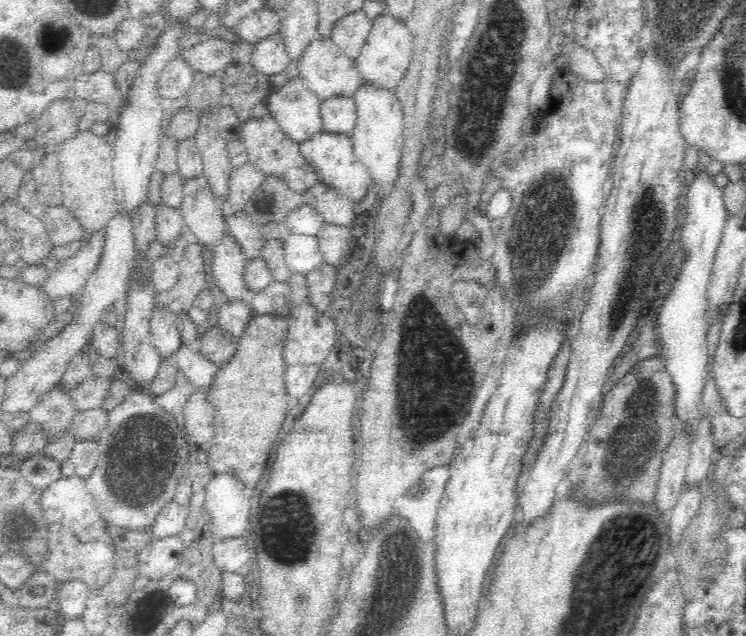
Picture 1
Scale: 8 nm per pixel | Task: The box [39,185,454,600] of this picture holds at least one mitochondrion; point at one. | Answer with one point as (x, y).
(136, 487)

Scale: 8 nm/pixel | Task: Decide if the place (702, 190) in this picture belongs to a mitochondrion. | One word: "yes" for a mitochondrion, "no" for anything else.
no

